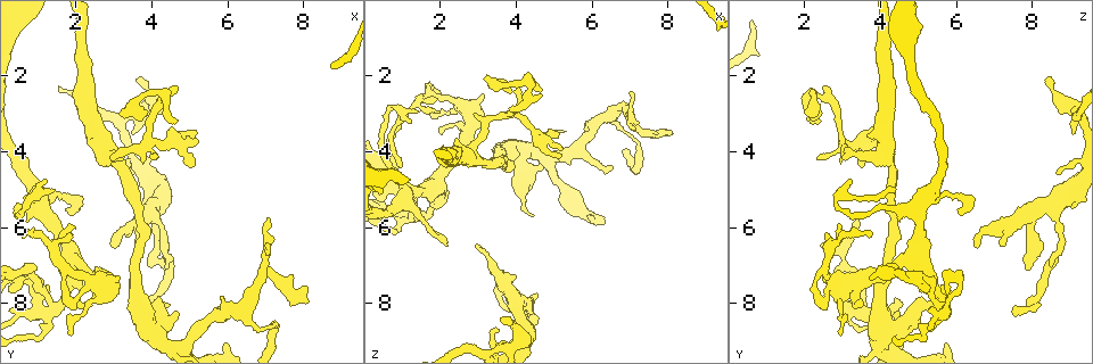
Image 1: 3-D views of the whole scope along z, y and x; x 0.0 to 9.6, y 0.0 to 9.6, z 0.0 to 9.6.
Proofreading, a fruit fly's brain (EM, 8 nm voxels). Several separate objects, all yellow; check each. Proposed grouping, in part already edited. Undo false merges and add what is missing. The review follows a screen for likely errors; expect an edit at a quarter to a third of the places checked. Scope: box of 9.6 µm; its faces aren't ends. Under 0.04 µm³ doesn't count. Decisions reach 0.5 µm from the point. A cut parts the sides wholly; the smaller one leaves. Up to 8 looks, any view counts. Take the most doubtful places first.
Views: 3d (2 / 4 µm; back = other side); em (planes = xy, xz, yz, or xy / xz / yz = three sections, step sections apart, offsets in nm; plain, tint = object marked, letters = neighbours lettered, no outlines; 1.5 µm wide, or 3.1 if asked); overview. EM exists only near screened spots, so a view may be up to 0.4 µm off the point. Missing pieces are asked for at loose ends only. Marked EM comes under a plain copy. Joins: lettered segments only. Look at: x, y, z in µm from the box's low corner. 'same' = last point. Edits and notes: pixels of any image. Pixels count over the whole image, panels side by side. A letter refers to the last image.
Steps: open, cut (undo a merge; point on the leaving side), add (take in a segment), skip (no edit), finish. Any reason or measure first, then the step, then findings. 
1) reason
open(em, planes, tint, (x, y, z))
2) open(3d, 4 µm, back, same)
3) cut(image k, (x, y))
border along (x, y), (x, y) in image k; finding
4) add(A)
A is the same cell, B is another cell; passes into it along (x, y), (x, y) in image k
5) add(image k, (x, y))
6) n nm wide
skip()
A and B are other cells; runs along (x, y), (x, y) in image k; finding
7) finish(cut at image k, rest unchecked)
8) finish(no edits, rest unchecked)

an open end
open(em, planes, tint, (4.70, 8.30, 4.45))

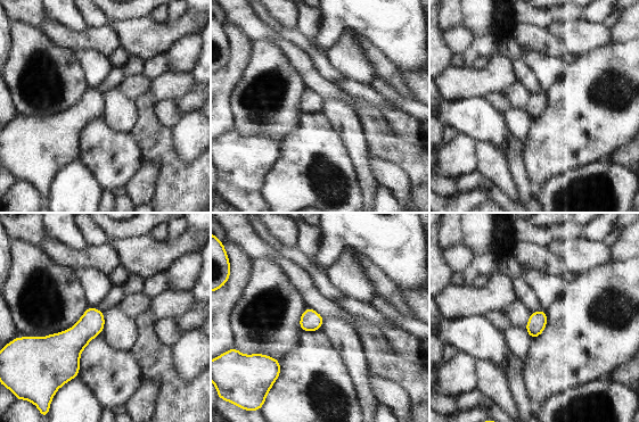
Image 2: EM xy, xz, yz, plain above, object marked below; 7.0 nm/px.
what lies round it
open(em, planes, letters, same)

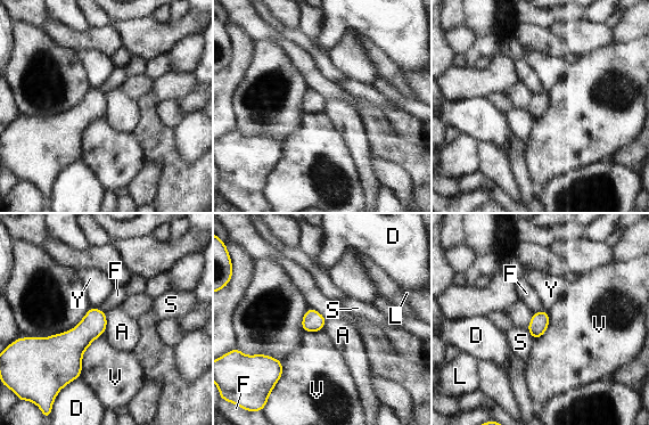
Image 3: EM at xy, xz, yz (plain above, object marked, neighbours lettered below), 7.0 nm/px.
V touches over 360 nm
skip()
A, D, F, L, S, V and Y are other cells; border along (104, 312), (106, 318), (105, 333) in image 3; none of them fits

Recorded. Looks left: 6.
open(3d, 2 µm, (1.95, 5.95, 2.95))

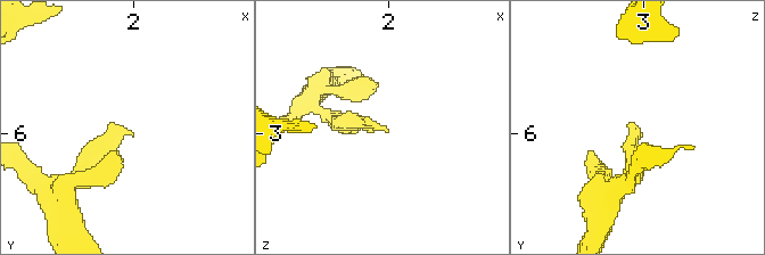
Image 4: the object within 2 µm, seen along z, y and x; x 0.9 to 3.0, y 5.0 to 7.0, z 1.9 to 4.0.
now the EM
open(em, planes, tint, (2.00, 5.96, 2.96))

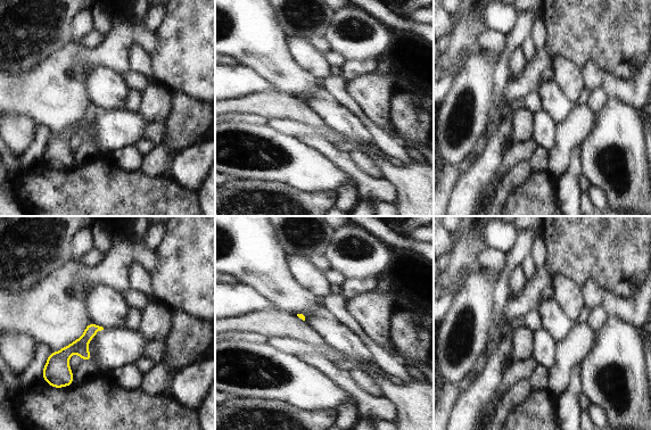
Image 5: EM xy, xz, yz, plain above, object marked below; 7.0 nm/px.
open(em, planes, letters, same)

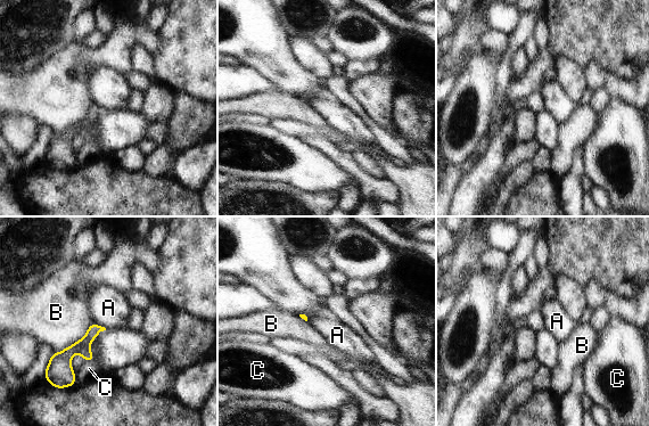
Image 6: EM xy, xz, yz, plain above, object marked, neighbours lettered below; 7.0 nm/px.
skip()
A, B and C are other cells; runs along (93, 326), (66, 358), (70, 382) in image 6; no lettered segment goes on from it

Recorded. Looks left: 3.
calibre changes
open(3d, 4 µm, (1.50, 8.10, 5.70))

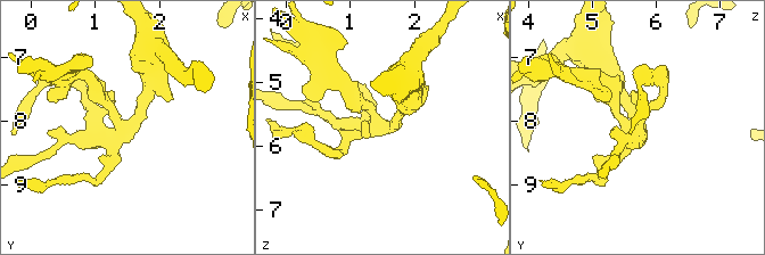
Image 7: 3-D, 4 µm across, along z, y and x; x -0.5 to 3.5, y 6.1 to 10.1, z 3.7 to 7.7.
open(em, xz, step 8, letters, (1.45, 8.10, 5.70))

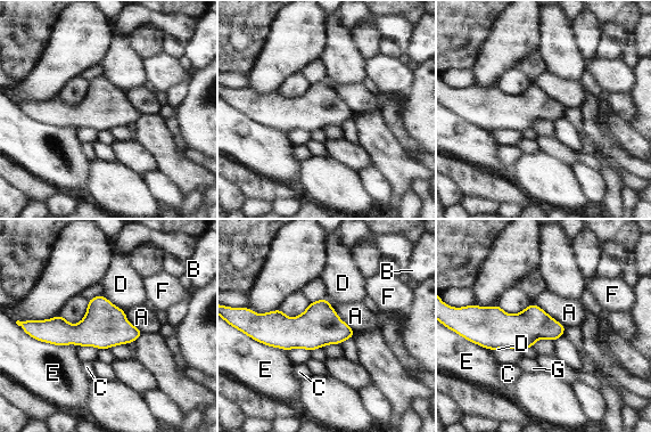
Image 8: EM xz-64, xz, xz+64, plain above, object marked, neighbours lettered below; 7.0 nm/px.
skip()
A, B, C, D, E, F and G are other cells; border along (520, 349), (492, 350) in image 8; one neuron here

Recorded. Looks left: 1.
finish(no edits, rest unchecked)

